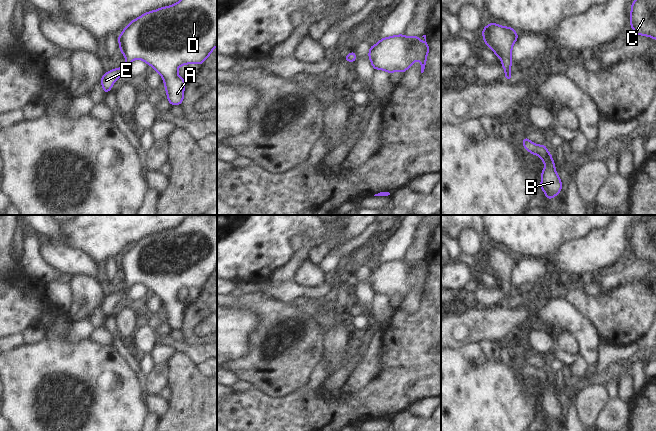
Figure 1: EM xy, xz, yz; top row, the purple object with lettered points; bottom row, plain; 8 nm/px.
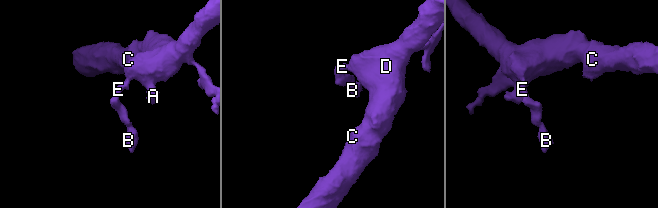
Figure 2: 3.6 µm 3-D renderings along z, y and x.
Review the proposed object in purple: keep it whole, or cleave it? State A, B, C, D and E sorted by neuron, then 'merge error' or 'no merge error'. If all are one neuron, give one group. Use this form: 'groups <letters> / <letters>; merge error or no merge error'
groups A B C D E; no merge error

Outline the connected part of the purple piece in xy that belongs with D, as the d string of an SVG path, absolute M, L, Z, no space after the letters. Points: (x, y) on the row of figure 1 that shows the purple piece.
M180 0L171 6L147 12L124 28L122 34L118 36L118 42L120 51L126 57L126 63L122 68L114 68L103 74L101 84L105 94L120 76L126 76L127 68L133 60L141 59L162 76L170 105L181 105L185 80L178 75L177 70L181 65L189 63L201 65L217 46L217 0Z

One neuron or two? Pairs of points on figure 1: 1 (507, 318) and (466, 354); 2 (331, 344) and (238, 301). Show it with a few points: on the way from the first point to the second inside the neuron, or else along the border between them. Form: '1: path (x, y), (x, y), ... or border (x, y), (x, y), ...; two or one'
1: border (479, 342), (469, 342), (455, 349); two
2: border (324, 331), (323, 355), (321, 357); two

